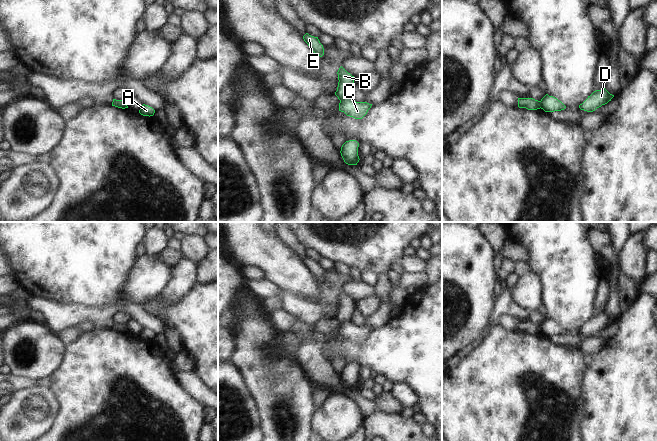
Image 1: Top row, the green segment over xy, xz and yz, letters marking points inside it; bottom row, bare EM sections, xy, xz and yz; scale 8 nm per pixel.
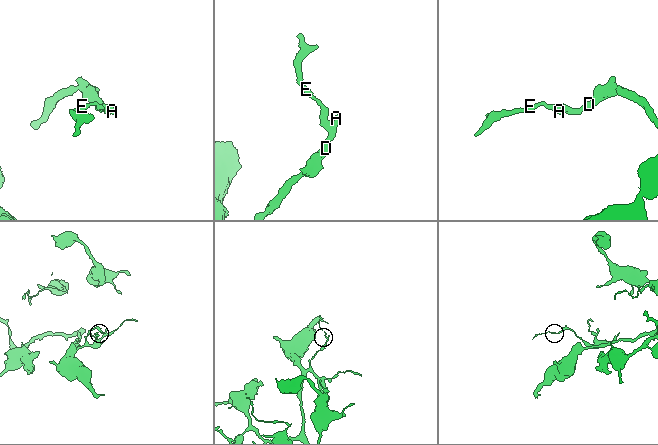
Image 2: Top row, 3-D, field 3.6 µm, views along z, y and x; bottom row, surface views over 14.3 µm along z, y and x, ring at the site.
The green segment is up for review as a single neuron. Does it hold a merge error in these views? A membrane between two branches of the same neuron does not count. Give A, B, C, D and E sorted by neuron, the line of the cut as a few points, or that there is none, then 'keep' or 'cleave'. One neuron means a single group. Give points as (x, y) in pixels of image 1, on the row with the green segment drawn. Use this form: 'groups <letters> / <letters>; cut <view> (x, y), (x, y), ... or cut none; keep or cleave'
groups A C D / B E; cut xz (350, 95), (340, 100); cleave

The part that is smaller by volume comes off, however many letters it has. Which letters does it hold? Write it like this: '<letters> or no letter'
B, E

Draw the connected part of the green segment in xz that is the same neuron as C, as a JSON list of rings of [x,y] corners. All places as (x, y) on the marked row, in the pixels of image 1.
[[[350,97],[343,98],[339,103],[339,111],[355,119],[362,119],[371,108],[372,104],[367,102],[356,102]]]

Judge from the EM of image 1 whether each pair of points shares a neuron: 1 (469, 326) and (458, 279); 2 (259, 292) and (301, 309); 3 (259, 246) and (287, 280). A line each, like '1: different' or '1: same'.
1: same
2: same
3: same

